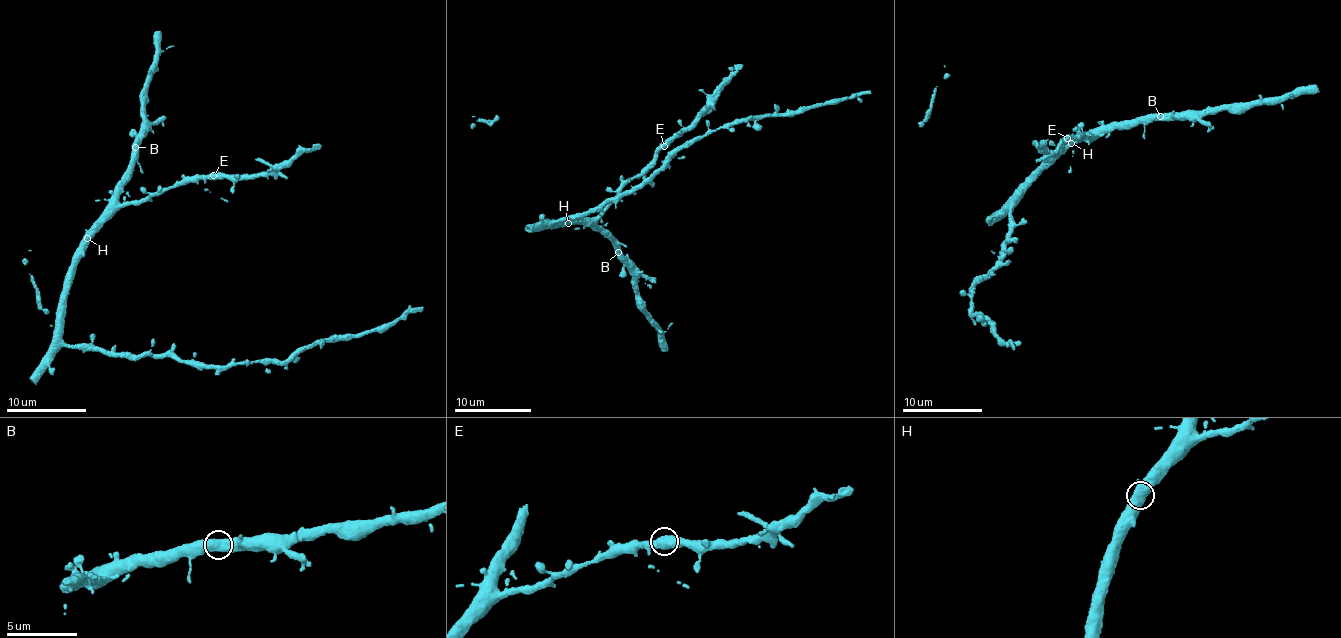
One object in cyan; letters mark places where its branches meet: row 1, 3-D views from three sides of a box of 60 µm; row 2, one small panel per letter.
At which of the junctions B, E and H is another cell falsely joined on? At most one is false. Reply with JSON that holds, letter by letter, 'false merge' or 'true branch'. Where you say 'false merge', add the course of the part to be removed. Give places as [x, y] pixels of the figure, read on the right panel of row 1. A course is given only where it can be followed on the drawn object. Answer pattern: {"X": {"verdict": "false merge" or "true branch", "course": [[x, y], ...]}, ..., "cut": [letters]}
{"B": {"verdict": "true branch"}, "E": {"verdict": "true branch"}, "H": {"verdict": "true branch"}, "cut": []}

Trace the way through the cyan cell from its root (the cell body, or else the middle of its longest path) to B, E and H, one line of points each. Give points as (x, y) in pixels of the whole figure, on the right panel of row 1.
B: (1017, 201), (1021, 185), (1042, 166), (1044, 159), (1095, 133), (1147, 117), (1160, 116)
E: (1017, 201), (1021, 185), (1044, 159), (1093, 139), (1067, 139)
H: (1017, 201), (1017, 192), (1025, 179), (1037, 170), (1042, 162), (1066, 151), (1066, 146), (1071, 143)

